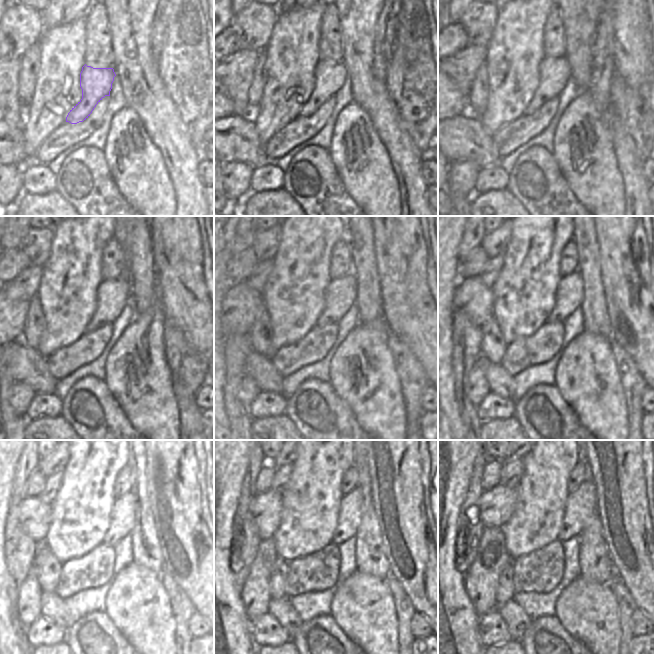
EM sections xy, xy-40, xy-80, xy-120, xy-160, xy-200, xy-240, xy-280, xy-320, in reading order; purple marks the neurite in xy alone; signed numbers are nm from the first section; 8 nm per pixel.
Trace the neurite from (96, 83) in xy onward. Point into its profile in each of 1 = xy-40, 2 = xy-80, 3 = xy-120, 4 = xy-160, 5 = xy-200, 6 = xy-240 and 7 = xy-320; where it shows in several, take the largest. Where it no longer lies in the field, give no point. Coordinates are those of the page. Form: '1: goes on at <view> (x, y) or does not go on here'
1: goes on at xy-40 (329, 75)
2: goes on at xy-80 (554, 72)
3: goes on at xy-120 (112, 296)
4: goes on at xy-160 (340, 294)
5: goes on at xy-200 (570, 291)
6: goes on at xy-240 (123, 515)
7: goes on at xy-320 (582, 504)

